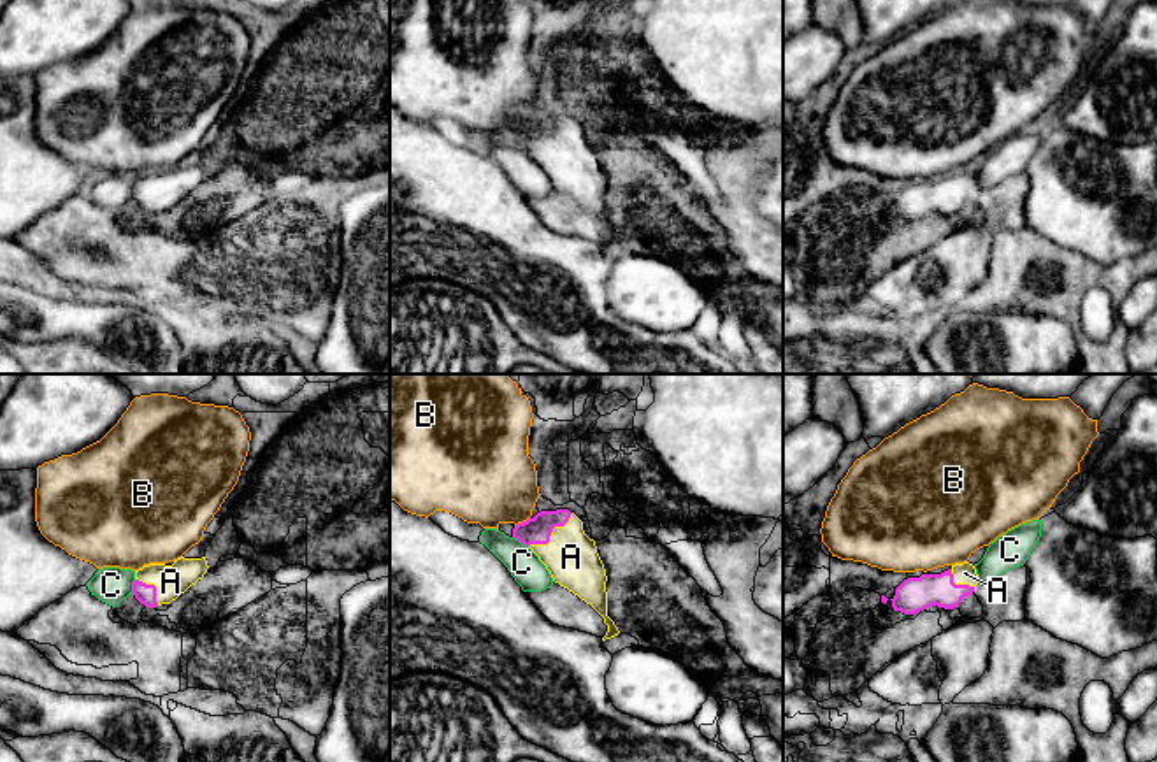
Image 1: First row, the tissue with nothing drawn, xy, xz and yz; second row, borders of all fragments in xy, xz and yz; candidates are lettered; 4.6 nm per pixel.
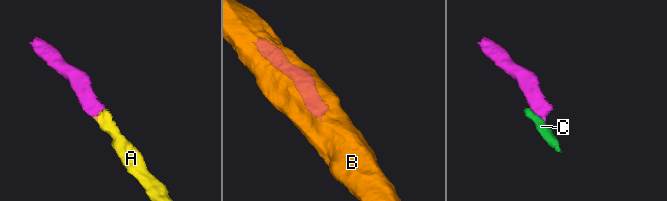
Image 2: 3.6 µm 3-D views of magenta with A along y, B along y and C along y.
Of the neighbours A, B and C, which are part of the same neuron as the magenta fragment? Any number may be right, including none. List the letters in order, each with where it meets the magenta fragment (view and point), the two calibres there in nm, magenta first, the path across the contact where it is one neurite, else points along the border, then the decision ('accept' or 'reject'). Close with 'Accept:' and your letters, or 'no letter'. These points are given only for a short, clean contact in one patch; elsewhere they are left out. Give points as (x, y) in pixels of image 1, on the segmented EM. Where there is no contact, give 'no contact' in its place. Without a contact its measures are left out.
A: meets magenta in xz at (550, 534); 130 nm thick on the magenta side, 240 nm on the other; runs through xz (536, 531), (550, 534), (571, 557); accept
B: meets magenta in xz at (524, 522); 130 nm thick on the magenta side, 420 nm on the other; reject
C: meets magenta in xy at (134, 587); 100 nm thick on the magenta side, 170 nm on the other; border along xy (136, 580), (130, 594); reject
Accept: A

